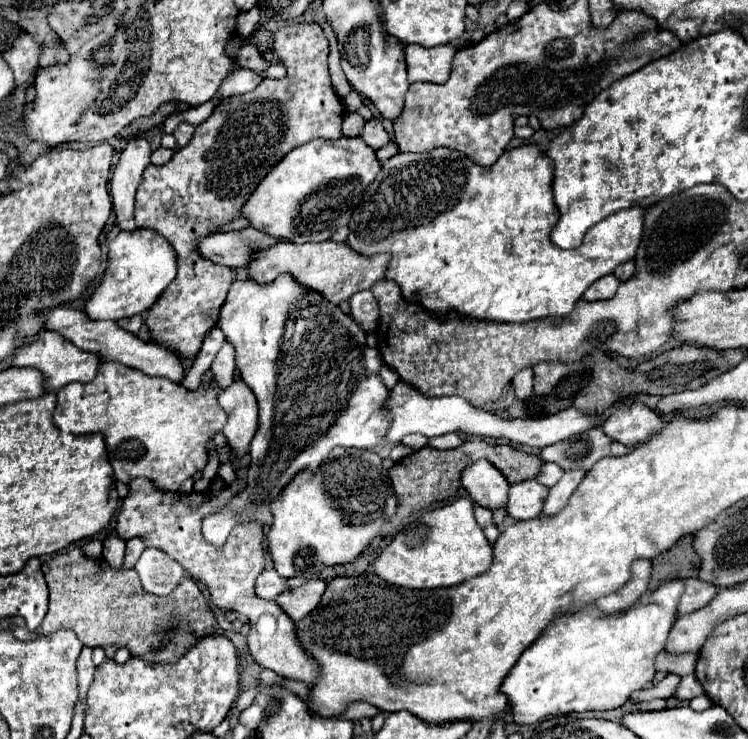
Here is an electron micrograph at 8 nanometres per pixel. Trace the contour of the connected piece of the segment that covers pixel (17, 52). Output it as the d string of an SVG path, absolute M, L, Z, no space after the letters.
M22 32L14 40L14 44L6 52L2 52L2 58L14 70L16 88L26 84L28 78L36 72L40 52L42 52L42 44L32 34L28 34L28 32Z

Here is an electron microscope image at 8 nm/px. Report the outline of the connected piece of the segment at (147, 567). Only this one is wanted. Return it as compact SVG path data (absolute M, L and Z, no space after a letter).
M146 548L136 562L136 572L146 592L166 596L184 577L184 568L158 548Z

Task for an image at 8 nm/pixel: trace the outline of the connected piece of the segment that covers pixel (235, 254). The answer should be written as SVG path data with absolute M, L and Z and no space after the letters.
M244 228L240 232L226 232L226 234L212 234L198 242L198 252L202 258L222 264L228 268L246 268L250 256L256 248L266 248L276 244L272 236L258 232L256 228Z

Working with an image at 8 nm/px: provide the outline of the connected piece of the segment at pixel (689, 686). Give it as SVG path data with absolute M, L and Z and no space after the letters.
M690 674L690 676L682 676L682 680L680 680L680 684L672 696L680 698L680 700L692 700L696 696L704 696L704 692L702 692L702 686L698 684L696 676Z

